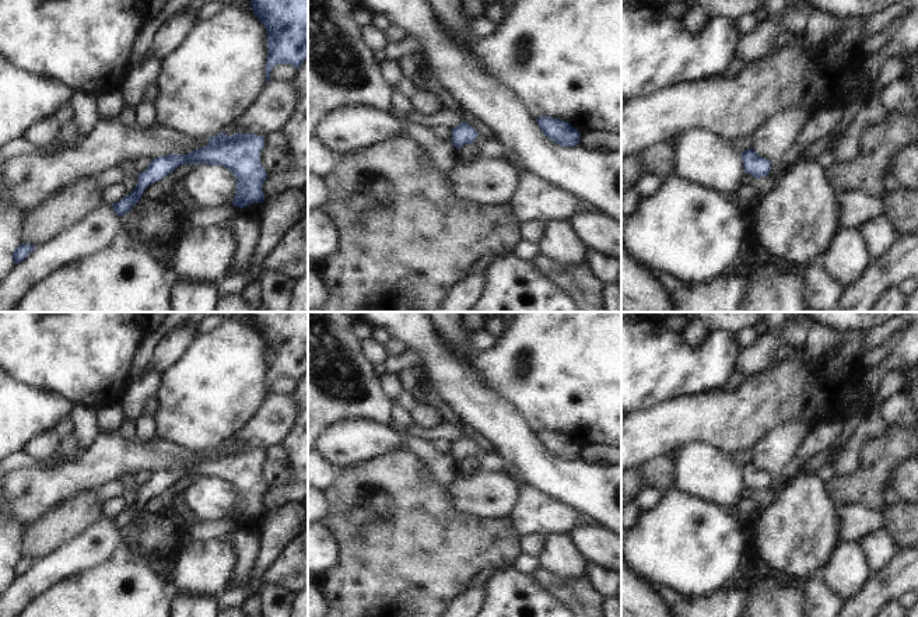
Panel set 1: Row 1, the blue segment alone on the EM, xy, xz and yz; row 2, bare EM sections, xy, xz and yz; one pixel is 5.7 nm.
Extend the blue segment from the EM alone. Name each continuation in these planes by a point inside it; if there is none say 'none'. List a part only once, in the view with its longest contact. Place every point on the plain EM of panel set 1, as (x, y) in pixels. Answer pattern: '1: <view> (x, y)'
none

